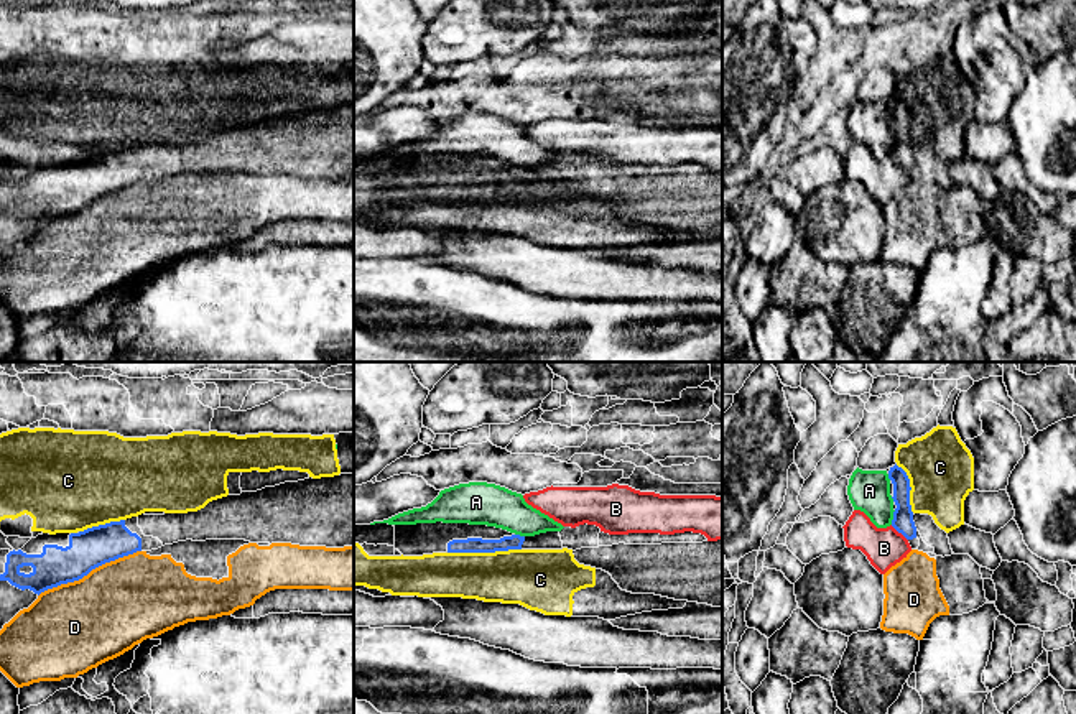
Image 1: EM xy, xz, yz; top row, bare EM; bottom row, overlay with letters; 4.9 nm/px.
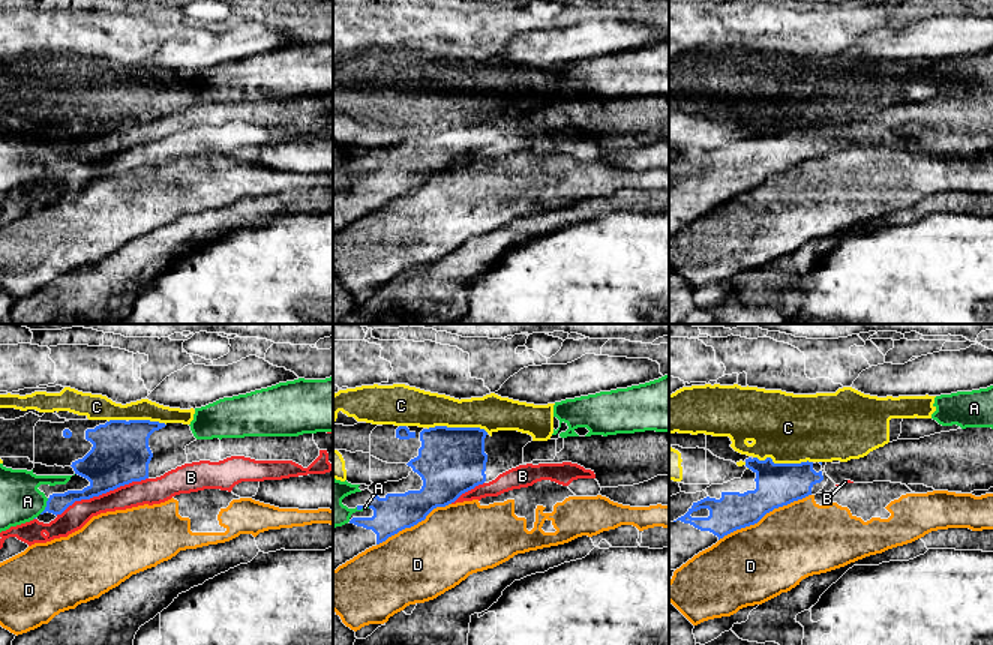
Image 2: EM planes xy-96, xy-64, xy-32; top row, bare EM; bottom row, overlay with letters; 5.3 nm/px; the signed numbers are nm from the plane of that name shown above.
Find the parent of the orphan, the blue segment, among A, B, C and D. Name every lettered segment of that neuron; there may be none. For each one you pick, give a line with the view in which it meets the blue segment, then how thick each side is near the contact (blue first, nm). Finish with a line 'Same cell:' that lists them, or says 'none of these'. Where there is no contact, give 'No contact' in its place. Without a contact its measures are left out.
Same cell: none of these

